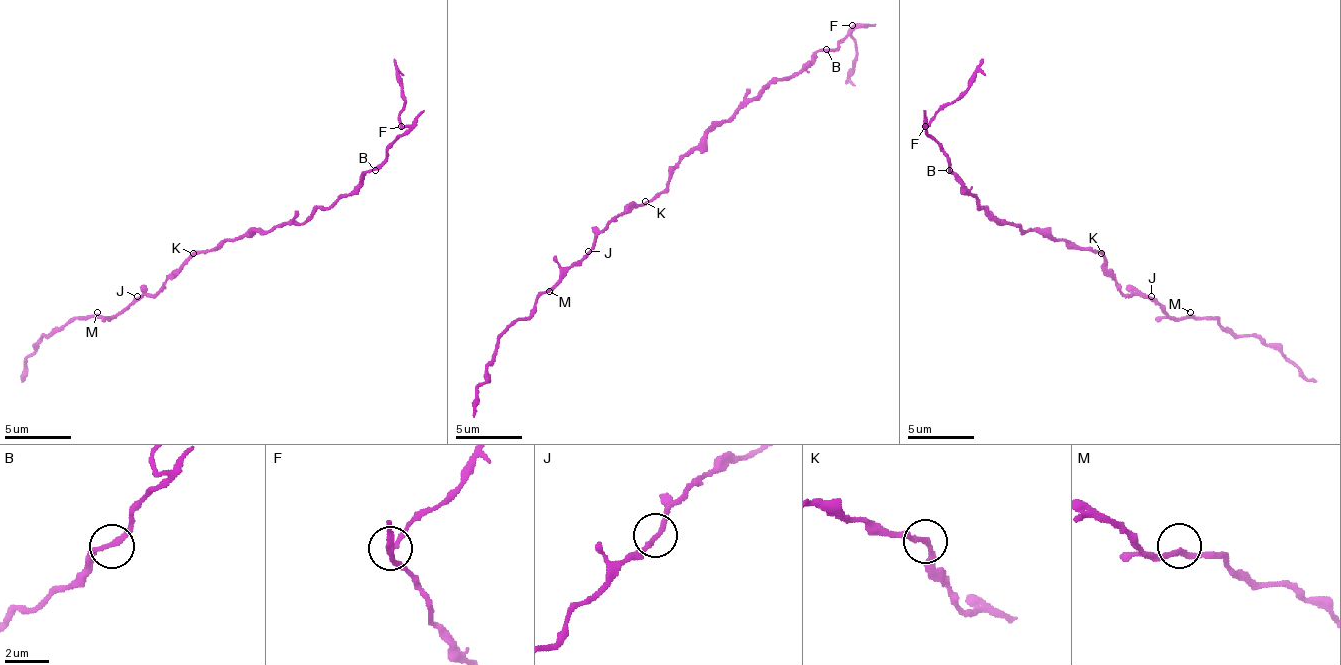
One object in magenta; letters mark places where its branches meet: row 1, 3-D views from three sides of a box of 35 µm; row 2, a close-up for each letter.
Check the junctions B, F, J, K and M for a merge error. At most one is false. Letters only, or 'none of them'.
F

